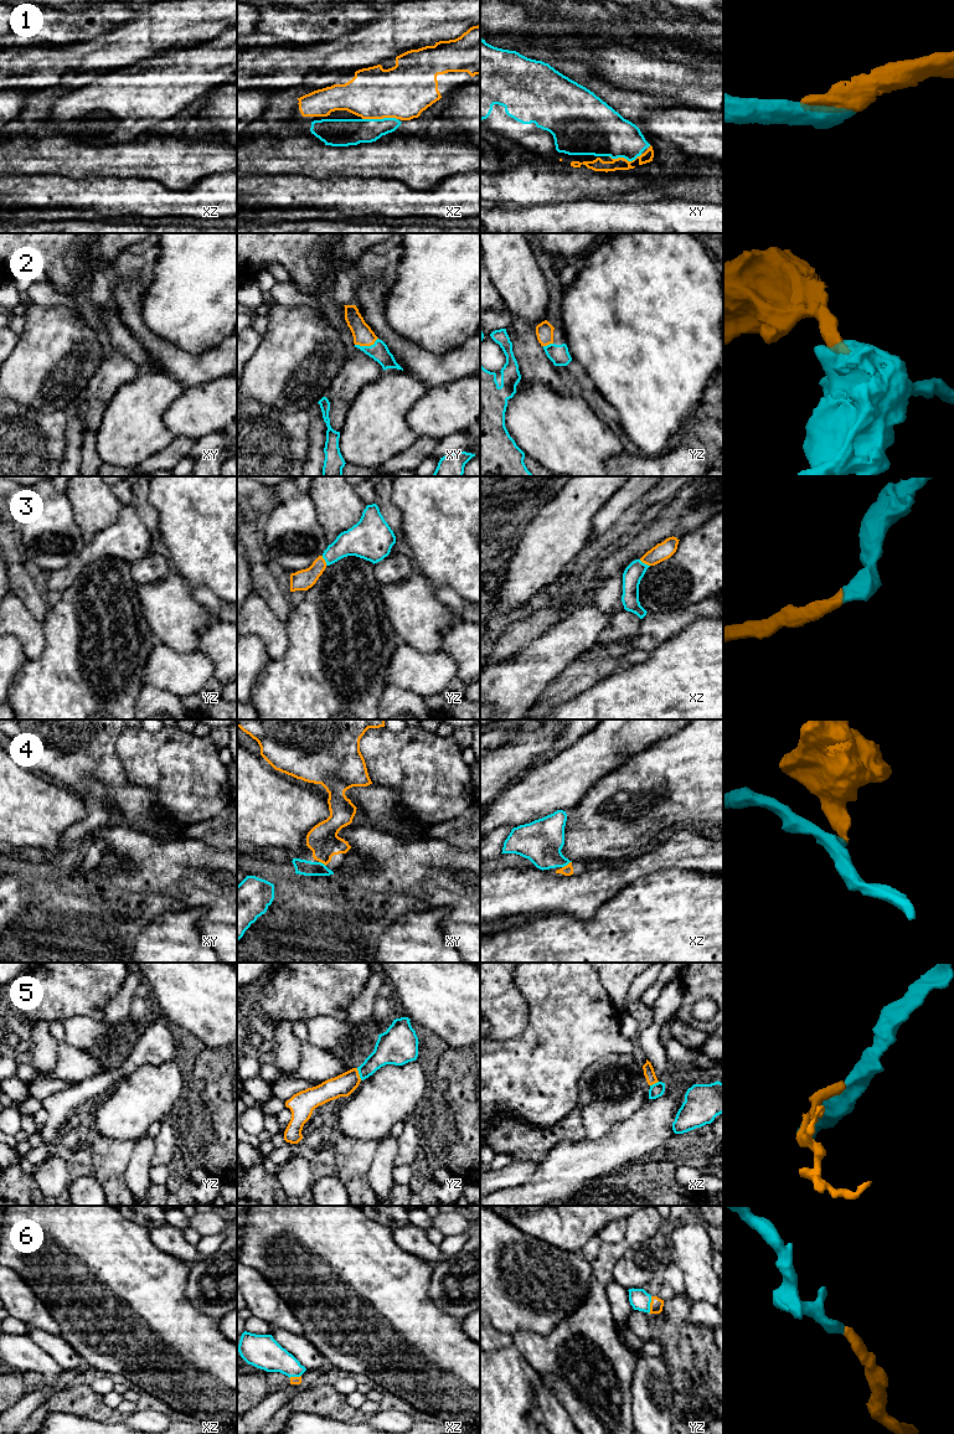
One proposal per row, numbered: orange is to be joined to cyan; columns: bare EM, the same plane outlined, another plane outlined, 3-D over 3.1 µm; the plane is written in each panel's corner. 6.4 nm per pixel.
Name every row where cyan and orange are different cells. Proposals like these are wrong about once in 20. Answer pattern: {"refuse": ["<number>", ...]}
{"refuse": []}

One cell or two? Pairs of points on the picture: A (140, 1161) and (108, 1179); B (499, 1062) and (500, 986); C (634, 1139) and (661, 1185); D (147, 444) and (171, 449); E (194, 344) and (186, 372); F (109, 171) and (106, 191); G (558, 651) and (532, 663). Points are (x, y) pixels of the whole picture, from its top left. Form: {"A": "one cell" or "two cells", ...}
{"A": "two cells", "B": "two cells", "C": "two cells", "D": "two cells", "E": "two cells", "F": "two cells", "G": "one cell"}

